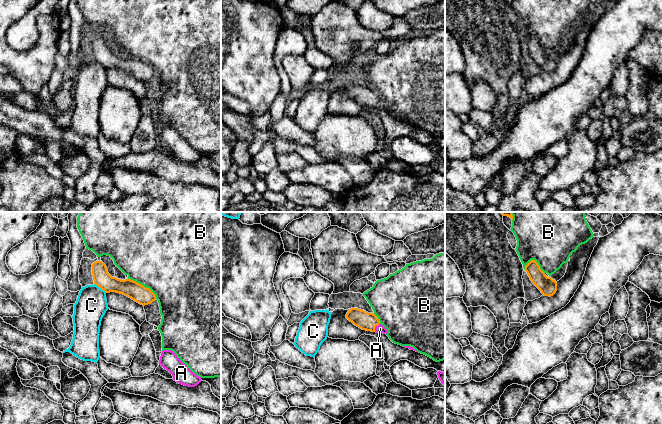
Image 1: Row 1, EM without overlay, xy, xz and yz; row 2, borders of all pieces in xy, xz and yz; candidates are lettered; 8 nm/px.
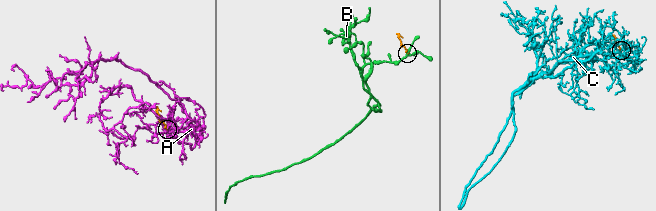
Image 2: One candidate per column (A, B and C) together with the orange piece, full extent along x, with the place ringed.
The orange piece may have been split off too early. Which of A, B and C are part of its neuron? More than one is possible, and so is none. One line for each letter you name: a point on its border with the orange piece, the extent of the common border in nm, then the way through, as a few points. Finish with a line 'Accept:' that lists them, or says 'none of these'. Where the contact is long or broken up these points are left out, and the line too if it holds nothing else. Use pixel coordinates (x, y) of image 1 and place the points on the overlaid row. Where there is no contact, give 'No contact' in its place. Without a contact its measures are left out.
A: Touches orange at xz (375, 326). Shared border 80 nm. Path across: xz (366, 321), (375, 326), (380, 328)
Accept: A

